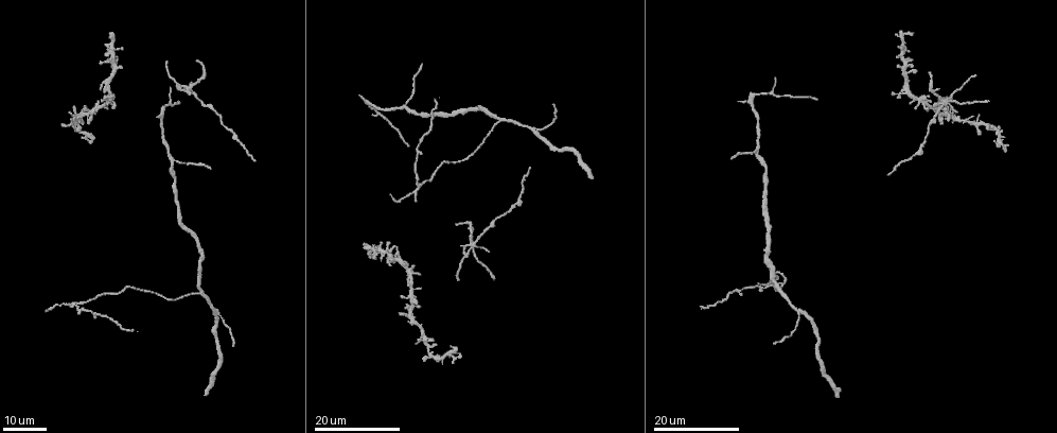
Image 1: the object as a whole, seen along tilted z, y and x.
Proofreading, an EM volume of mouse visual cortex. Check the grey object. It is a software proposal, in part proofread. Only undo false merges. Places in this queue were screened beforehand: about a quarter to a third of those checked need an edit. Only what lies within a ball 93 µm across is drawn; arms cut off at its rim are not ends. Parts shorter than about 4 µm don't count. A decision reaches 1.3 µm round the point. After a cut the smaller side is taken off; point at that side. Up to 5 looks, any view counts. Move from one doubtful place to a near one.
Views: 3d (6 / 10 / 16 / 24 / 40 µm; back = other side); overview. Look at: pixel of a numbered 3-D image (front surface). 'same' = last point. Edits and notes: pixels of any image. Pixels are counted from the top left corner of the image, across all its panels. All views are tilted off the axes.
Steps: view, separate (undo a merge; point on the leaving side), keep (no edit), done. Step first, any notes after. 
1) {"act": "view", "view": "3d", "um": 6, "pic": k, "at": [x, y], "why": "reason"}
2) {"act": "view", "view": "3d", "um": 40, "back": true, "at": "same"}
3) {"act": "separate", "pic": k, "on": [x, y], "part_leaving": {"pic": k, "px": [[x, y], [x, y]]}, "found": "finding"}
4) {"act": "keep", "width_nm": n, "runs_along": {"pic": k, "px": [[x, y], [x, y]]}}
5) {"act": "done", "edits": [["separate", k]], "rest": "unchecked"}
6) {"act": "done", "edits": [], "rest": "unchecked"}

{"act": "view", "view": "3d", "um": 16, "pic": 1, "at": [416, 189], "why": "a fork"}

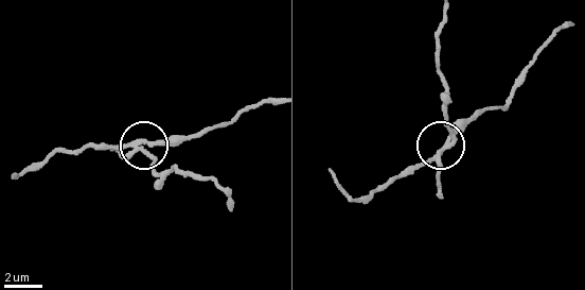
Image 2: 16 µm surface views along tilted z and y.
{"act": "view", "view": "3d", "um": 10, "pic": 2, "at": [450, 145]}

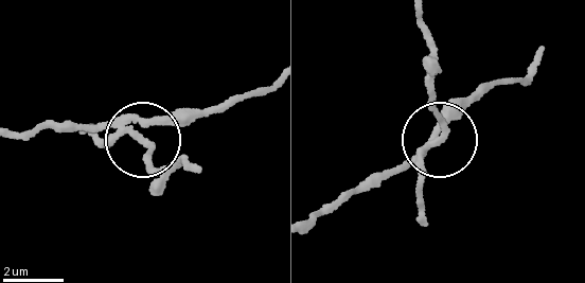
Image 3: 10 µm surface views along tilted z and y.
{"act": "separate", "pic": 3, "on": [95, 143], "width_nm": 190, "found": "two cells meet here"}

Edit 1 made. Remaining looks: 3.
{"act": "view", "view": "overview", "why": "redraw"}

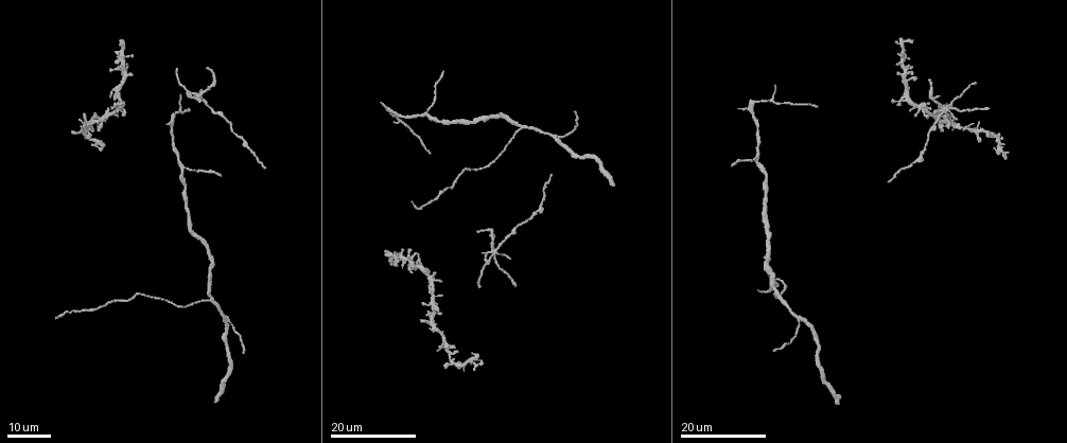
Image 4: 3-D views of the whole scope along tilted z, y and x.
{"act": "view", "view": "3d", "um": 16, "pic": 4, "at": [225, 321], "why": "three-way junction"}

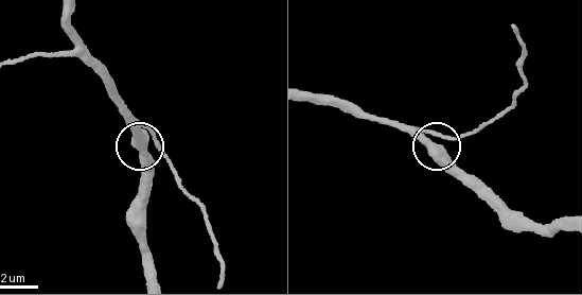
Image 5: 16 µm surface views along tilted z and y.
{"act": "view", "view": "3d", "um": 10, "pic": 5, "at": [439, 147]}

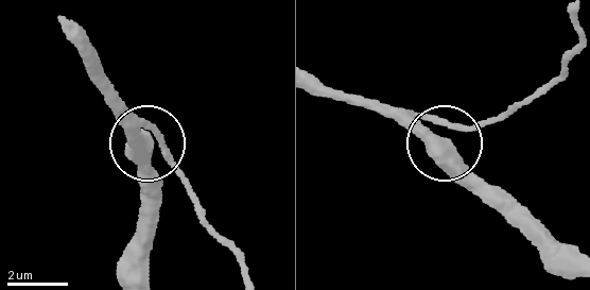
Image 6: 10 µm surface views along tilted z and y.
{"act": "keep", "width_nm": 430, "runs_along": {"pic": 6, "px": [[314, 75], [387, 105], [436, 139], [502, 113]]}, "found": "all the same cell"}

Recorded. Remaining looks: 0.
{"act": "done", "edits": [["separate", 3]], "rest": "unchecked"}

